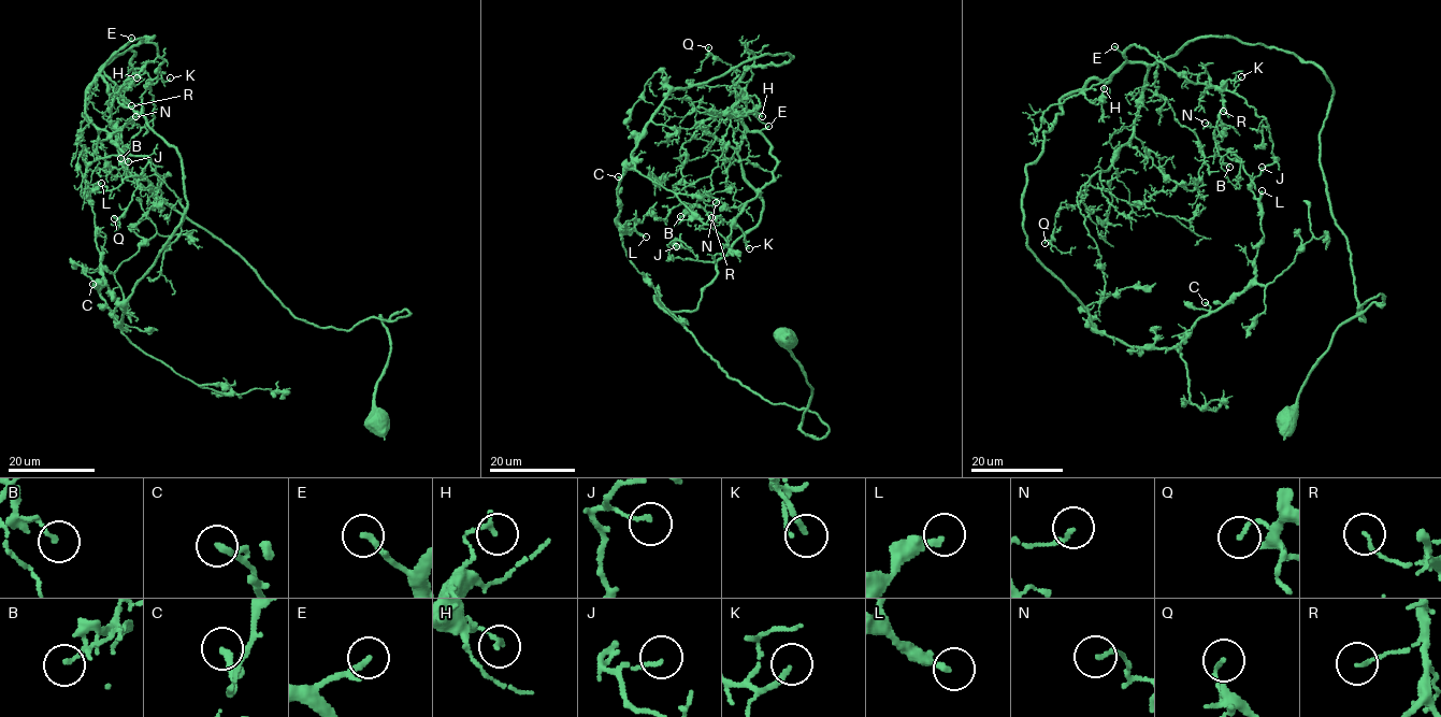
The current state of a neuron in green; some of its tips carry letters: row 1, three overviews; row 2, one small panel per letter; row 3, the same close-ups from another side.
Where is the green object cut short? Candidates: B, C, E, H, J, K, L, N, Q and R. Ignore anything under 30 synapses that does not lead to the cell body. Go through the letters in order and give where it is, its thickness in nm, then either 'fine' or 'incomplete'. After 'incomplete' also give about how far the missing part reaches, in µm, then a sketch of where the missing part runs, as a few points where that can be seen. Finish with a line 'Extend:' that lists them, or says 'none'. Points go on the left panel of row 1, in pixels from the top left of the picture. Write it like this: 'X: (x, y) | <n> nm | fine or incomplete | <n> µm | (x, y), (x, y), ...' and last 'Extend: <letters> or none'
B: (120, 158) | 130 nm | fine
C: (92, 284) | 240 nm | fine
E: (131, 38) | 150 nm | incomplete | 45 µm | (131, 38), (147, 22), (144, 42), (153, 63), (163, 76), (160, 85)
H: (137, 77) | 150 nm | fine
J: (128, 161) | 120 nm | fine
K: (170, 77) | 170 nm | incomplete | 40 µm | (170, 77), (179, 76), (176, 81), (179, 88), (191, 97), (202, 94), (211, 104), (211, 135), (236, 138)
L: (101, 183) | 240 nm | fine
N: (135, 116) | 140 nm | fine
Q: (114, 218) | 120 nm | fine
R: (131, 105) | 120 nm | fine
Extend: E, K

